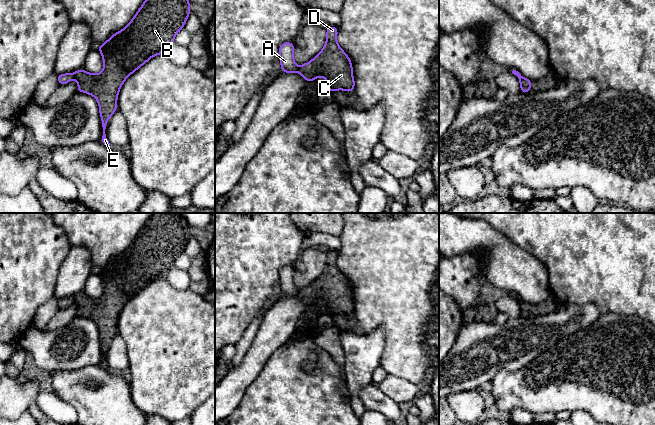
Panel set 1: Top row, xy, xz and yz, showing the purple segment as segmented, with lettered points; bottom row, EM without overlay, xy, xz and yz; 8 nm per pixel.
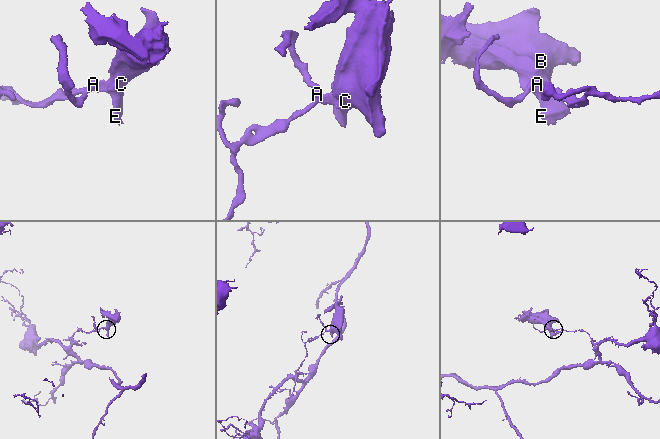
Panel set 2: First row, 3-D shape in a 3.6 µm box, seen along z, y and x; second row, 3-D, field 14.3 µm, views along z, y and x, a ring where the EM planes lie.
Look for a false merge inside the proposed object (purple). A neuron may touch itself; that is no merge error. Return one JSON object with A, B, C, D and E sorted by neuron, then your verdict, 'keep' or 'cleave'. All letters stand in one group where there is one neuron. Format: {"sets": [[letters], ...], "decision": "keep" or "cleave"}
{"sets": [["A"], ["B", "C", "D", "E"]], "decision": "cleave"}

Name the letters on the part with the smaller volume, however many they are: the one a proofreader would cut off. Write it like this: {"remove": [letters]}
{"remove": ["B", "C", "D", "E"]}

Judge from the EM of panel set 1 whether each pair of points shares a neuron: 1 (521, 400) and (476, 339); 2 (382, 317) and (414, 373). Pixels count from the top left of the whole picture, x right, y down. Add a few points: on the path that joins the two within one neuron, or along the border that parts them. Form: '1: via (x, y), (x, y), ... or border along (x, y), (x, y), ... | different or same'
1: border along (522, 367), (513, 371), (501, 369), (491, 382) | different
2: via (396, 331), (411, 346), (413, 359) | same

